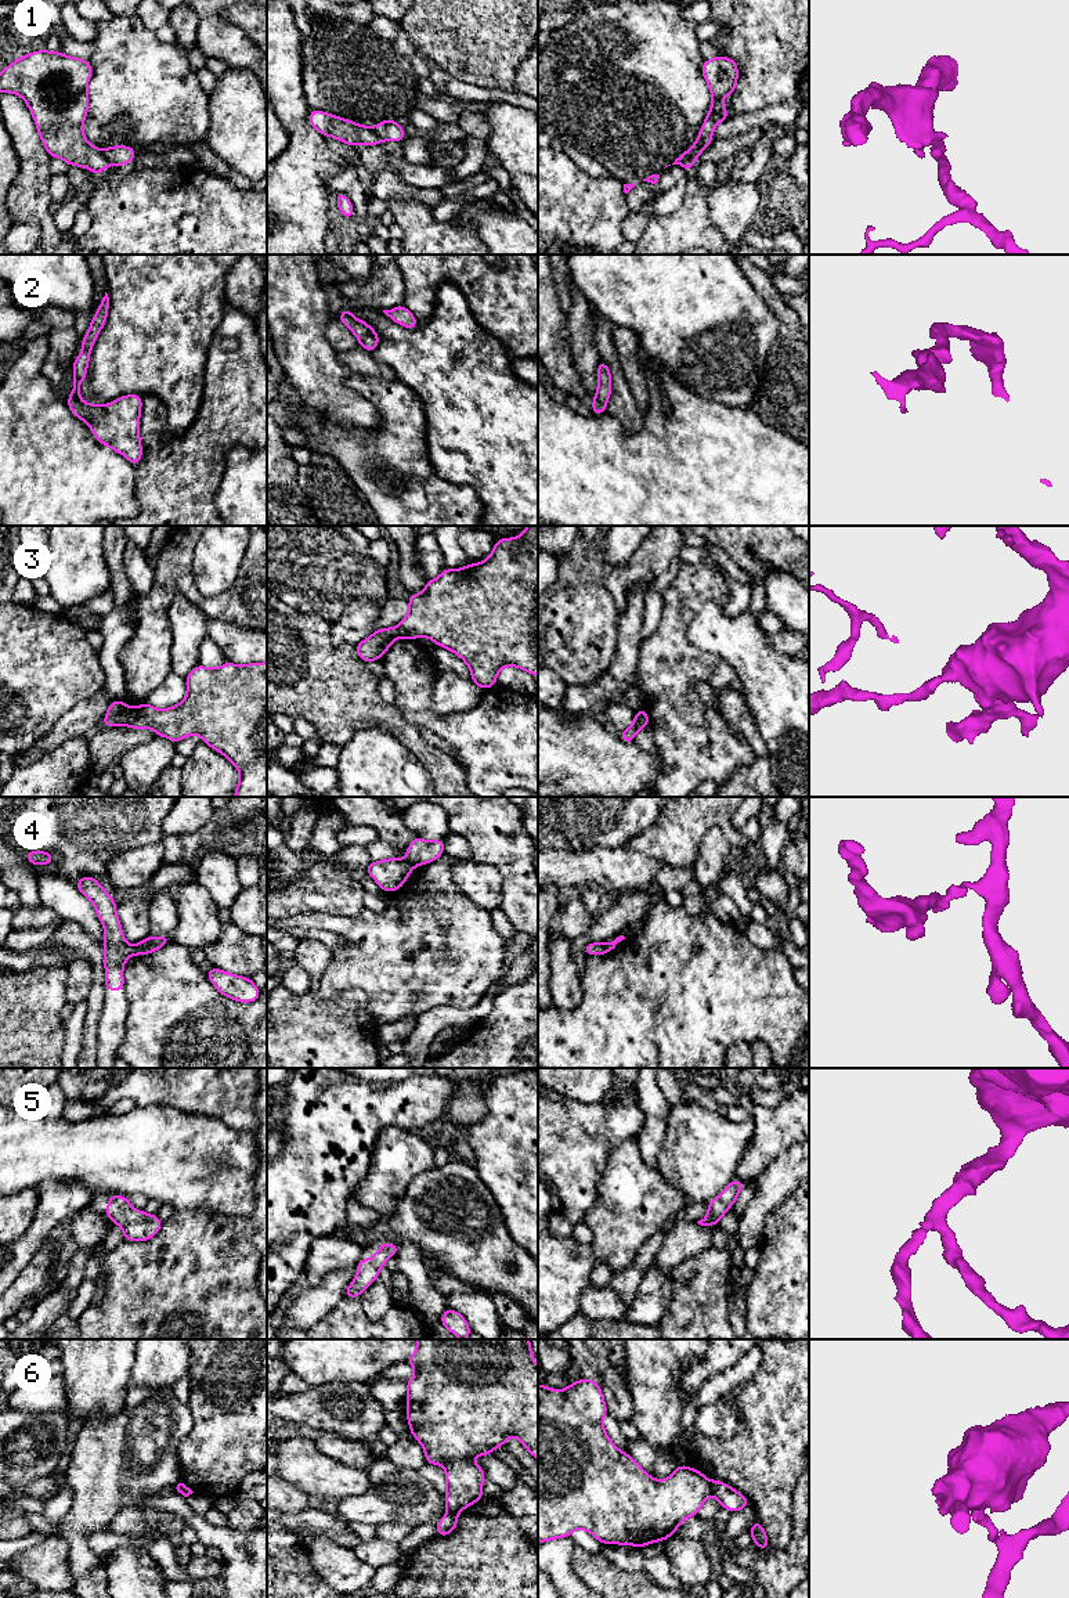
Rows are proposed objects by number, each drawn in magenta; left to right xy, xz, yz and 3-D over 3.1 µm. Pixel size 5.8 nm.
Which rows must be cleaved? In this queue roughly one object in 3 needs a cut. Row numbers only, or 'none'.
1, 3, 4, 6

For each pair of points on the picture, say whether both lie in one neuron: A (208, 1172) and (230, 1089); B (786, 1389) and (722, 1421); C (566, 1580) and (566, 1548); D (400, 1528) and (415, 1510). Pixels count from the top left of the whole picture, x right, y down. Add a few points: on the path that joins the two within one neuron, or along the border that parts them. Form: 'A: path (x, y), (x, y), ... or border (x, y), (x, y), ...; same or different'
A: border (190, 1114), (216, 1117), (233, 1128), (252, 1132); different
B: border (725, 1395), (739, 1407), (740, 1425), (721, 1439); different
C: path (564, 1572), (564, 1557); same
D: border (418, 1525), (382, 1522), (376, 1526); different

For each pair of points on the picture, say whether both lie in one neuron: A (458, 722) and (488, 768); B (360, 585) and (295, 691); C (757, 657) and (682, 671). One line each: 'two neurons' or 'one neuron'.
A: one neuron
B: two neurons
C: two neurons

